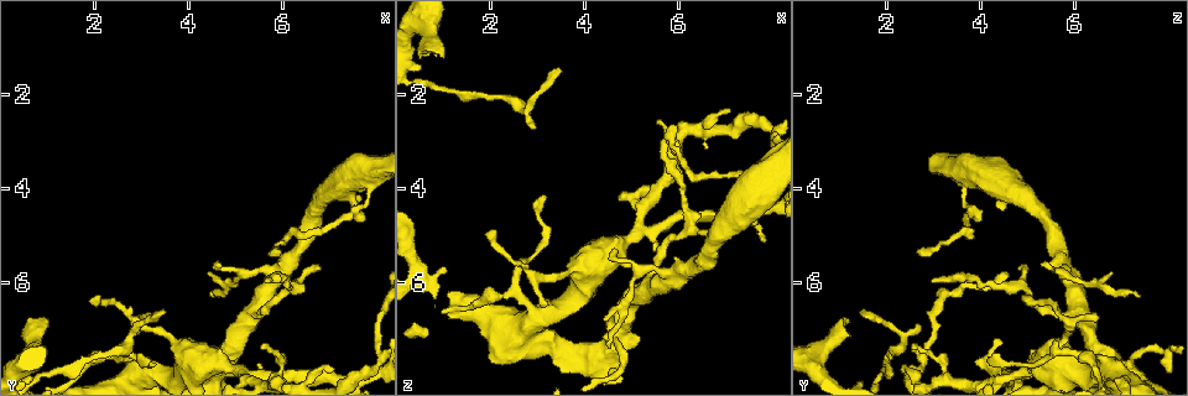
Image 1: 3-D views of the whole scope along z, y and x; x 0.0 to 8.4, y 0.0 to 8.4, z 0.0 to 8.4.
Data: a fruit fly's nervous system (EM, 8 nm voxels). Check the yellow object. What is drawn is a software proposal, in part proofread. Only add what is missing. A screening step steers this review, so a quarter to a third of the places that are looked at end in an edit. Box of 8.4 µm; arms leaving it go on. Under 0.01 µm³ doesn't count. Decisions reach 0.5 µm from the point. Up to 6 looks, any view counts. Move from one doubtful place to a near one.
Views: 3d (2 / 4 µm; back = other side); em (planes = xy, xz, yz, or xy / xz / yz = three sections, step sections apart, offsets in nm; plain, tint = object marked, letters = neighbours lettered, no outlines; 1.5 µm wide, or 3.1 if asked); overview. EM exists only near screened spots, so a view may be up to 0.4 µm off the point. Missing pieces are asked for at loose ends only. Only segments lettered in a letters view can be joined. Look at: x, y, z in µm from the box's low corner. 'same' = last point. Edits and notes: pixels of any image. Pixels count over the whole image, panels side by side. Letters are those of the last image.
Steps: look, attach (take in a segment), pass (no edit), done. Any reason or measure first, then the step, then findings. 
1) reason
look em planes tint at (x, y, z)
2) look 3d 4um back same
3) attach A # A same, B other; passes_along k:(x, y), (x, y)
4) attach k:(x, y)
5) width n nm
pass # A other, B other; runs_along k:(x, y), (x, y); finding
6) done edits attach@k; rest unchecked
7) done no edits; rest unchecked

tapers out
look em xz step 8 letters at (4.40, 5.75, 6.75)

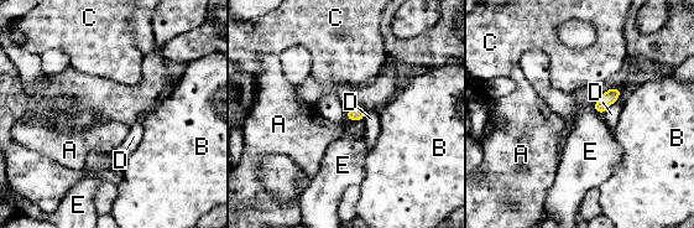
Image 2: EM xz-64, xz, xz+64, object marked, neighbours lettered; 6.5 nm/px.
pass # A other, B other, C other, D other, E other; no lettered segment goes on from it

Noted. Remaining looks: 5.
branch stops here
look em planes letters at (1.00, 6.85, 1.20)

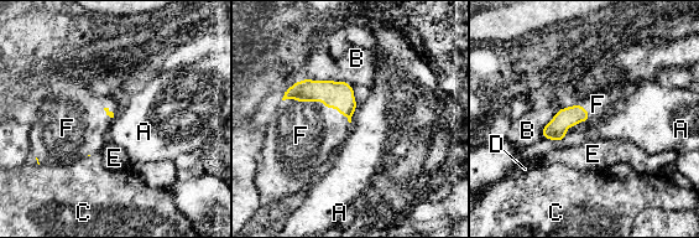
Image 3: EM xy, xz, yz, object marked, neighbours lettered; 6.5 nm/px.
attach F # A other, B other, C other, D other, E other, F same; passes_along 3:(340, 94), (318, 99), (302, 134); the neuron continues

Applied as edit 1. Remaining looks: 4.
look em planes plain at (5.50, 7.25, 2.55)

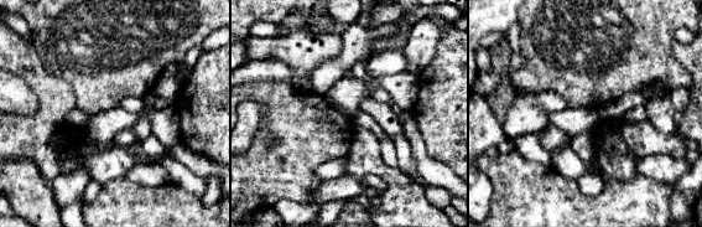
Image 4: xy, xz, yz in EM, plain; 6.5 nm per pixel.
see the neighbours
look em planes letters same

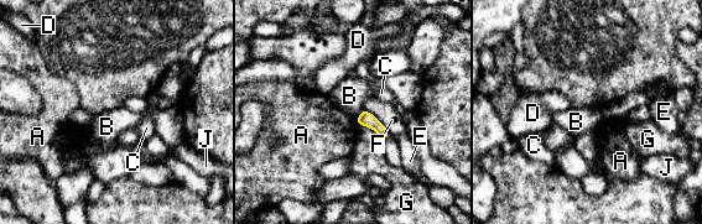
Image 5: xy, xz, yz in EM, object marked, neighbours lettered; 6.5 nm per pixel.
pass # A other, B other, C other, D other, E other, F other, G other, J other; border 5:(363, 109), (357, 118); none of them fits

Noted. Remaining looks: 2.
done edits attach@3; rest unchecked

